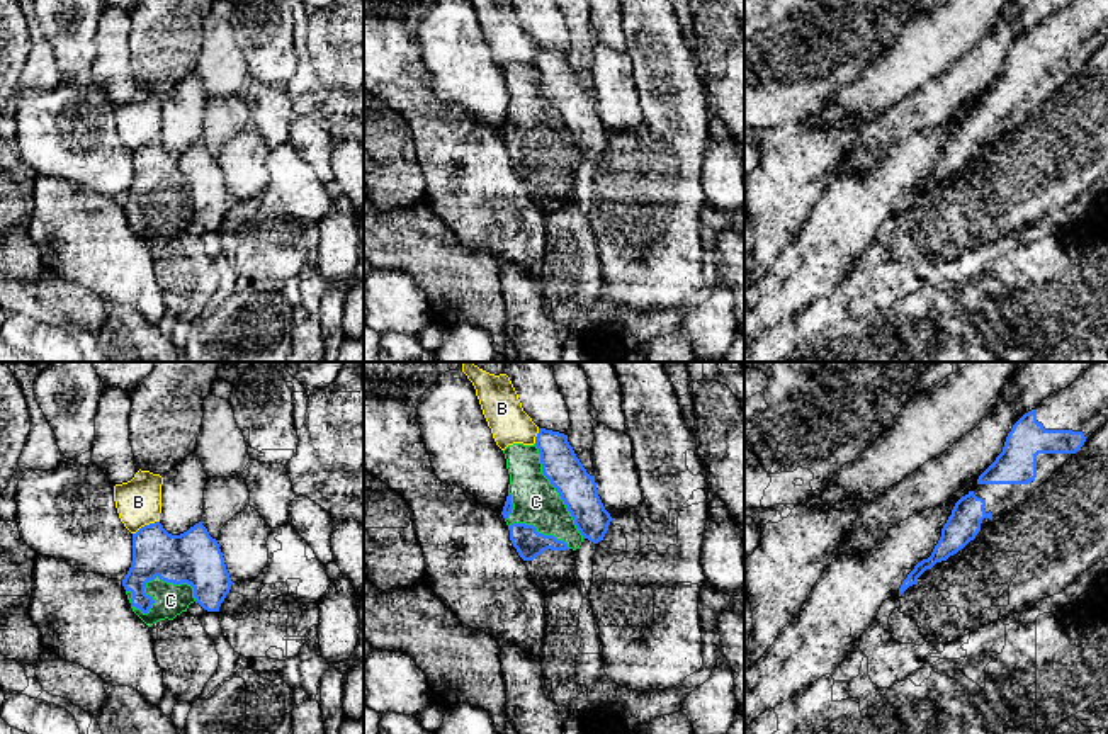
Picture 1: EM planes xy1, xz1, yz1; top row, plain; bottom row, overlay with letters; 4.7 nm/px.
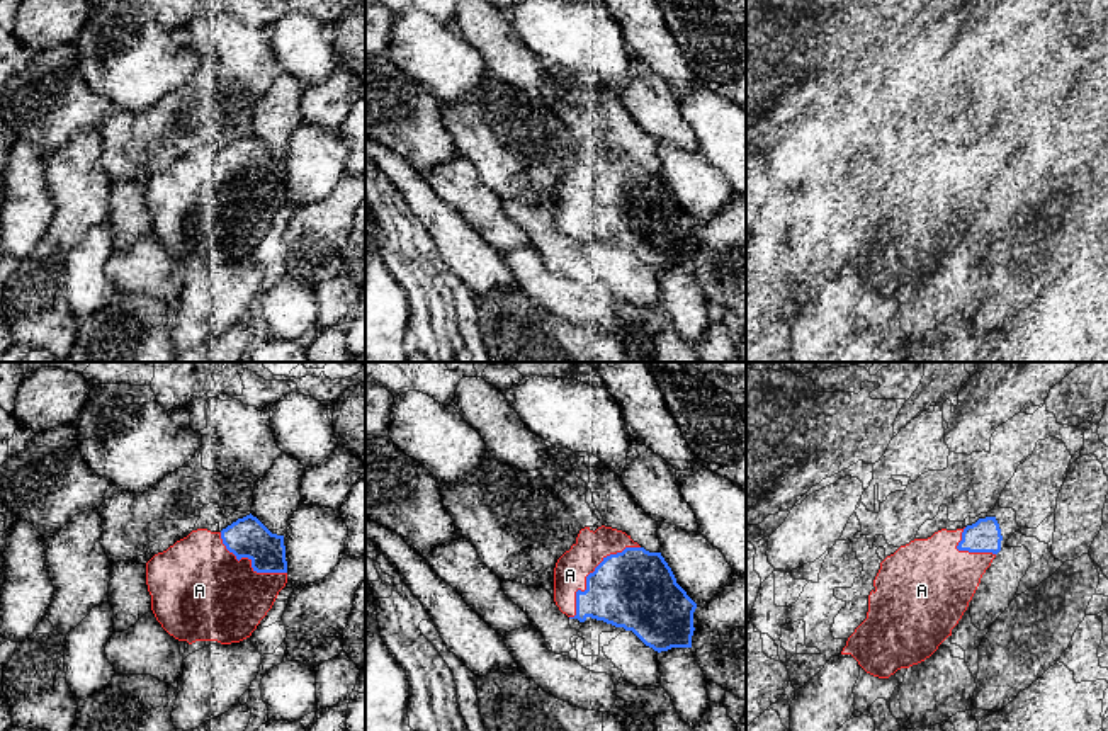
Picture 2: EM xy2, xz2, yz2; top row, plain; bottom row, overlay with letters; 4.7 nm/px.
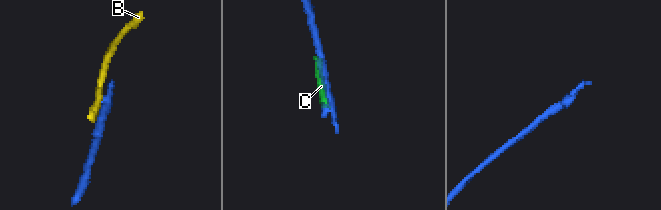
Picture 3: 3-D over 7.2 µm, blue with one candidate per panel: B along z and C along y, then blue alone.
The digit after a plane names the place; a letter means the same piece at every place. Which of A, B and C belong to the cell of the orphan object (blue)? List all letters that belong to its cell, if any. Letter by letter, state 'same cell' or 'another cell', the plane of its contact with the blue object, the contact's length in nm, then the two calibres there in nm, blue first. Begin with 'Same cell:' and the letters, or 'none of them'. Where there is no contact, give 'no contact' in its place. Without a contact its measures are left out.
Same cell: A
A: same cell; meets blue in xz2; contact 480 nm long; 380 nm thick on the blue side, 160 nm on the other
B: another cell; meets blue in xy1; contact 140 nm long; 240 nm thick on the blue side, 220 nm on the other
C: another cell; meets blue in xy1; contact 320 nm long; 260 nm thick on the blue side, 160 nm on the other

